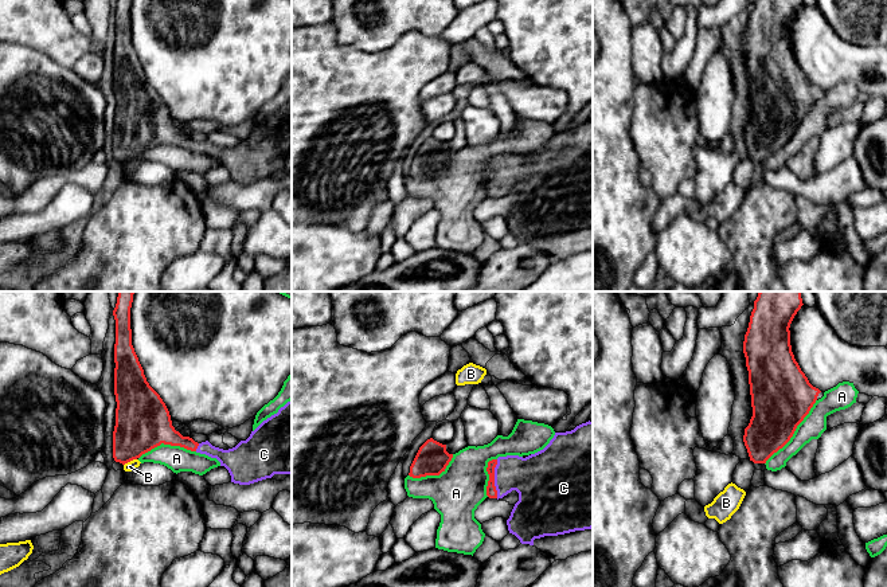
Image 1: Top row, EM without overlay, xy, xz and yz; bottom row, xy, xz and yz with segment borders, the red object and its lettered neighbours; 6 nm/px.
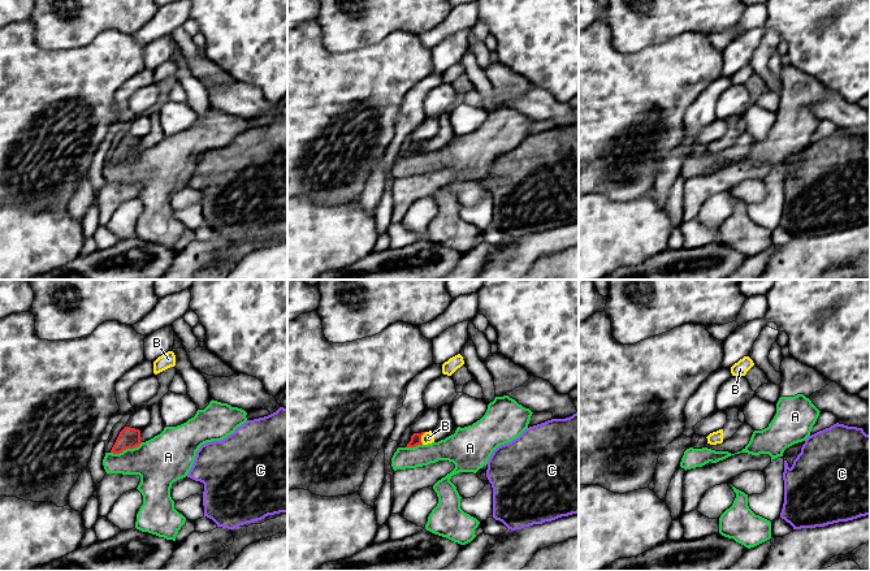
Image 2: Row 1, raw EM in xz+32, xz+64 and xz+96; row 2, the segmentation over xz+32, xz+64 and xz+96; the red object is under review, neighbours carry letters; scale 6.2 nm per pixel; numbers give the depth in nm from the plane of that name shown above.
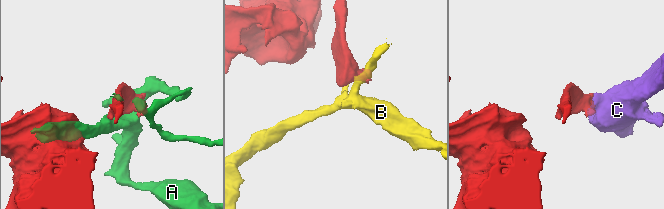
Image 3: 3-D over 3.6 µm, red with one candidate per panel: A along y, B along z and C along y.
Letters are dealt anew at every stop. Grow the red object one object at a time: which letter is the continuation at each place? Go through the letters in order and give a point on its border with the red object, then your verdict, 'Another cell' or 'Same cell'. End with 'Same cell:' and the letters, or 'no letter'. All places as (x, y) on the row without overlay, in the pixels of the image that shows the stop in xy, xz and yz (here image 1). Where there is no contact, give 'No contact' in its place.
A: Touches red at yz (793, 132). Another cell
B: Touches red at xy (129, 160). Another cell
C: Touches red at xz (493, 177). Same cell
Same cell: C

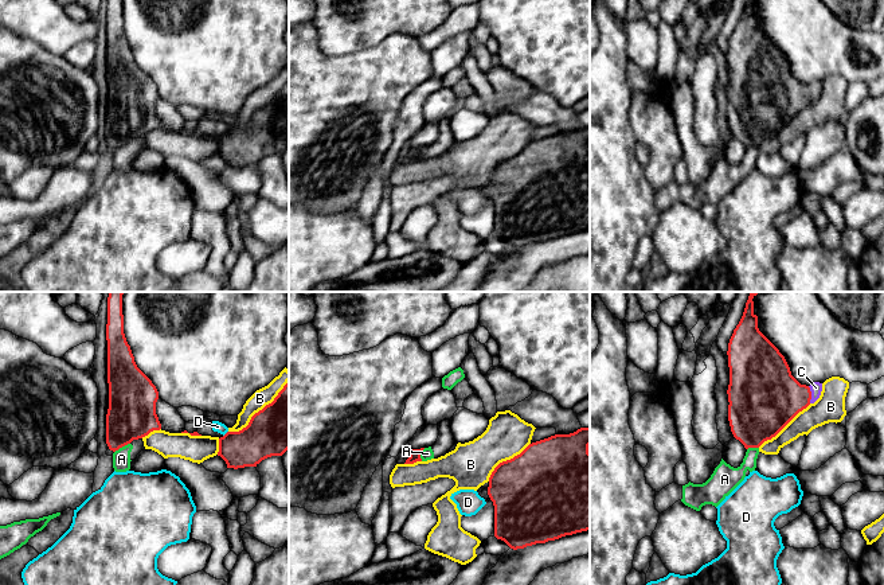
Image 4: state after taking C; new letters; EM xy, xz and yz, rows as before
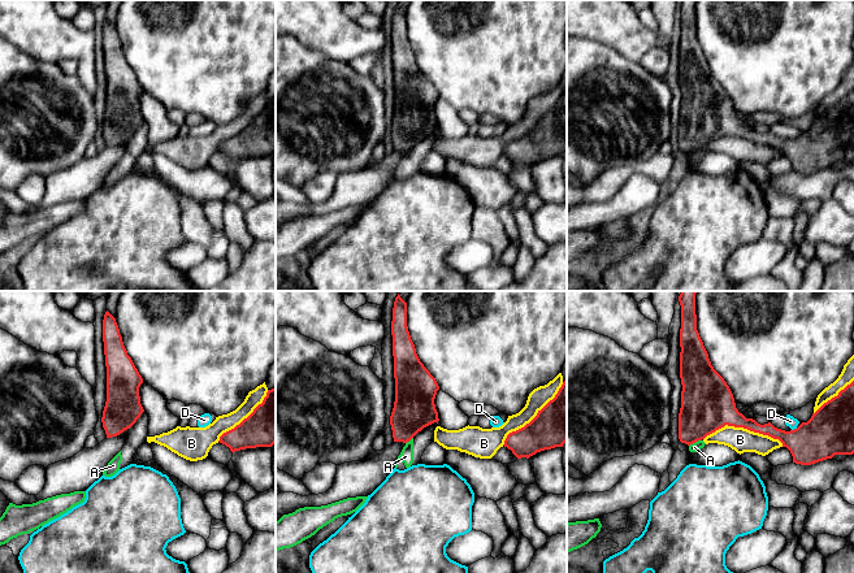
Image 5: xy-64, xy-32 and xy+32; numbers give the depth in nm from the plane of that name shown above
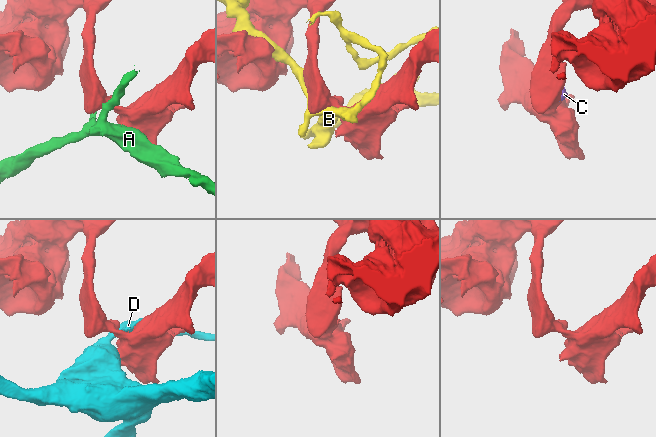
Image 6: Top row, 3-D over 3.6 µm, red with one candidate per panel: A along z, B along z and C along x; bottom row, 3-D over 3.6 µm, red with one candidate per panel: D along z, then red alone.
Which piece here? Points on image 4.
A: Touches red at xy (121, 145). Another cell
B: Touches red at xy (259, 109). Another cell
C: Touches red at yz (810, 93). Same cell
D: Touches red at xy (226, 132). Another cell
Same cell: C

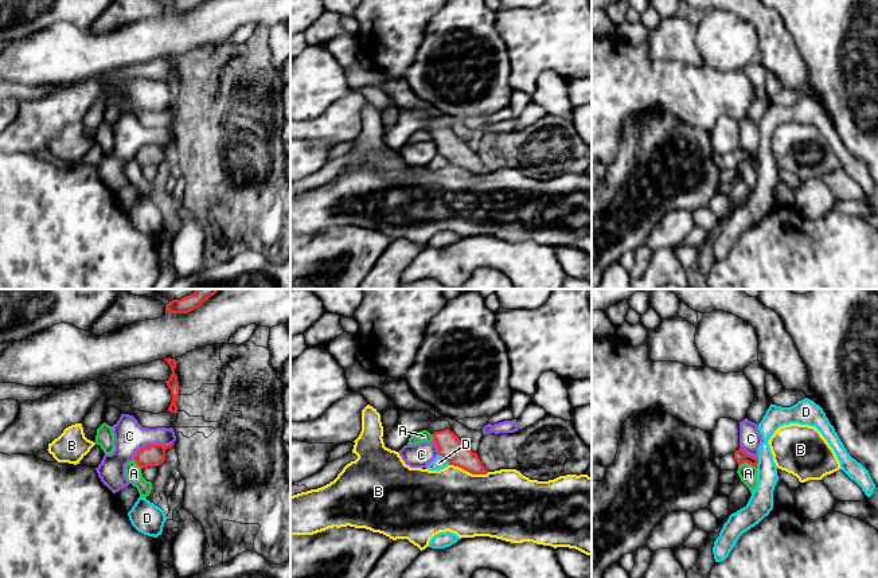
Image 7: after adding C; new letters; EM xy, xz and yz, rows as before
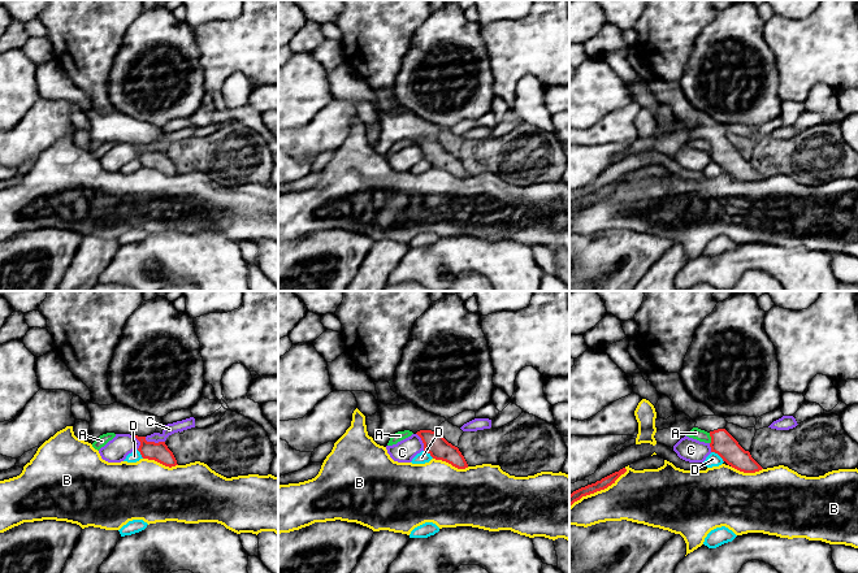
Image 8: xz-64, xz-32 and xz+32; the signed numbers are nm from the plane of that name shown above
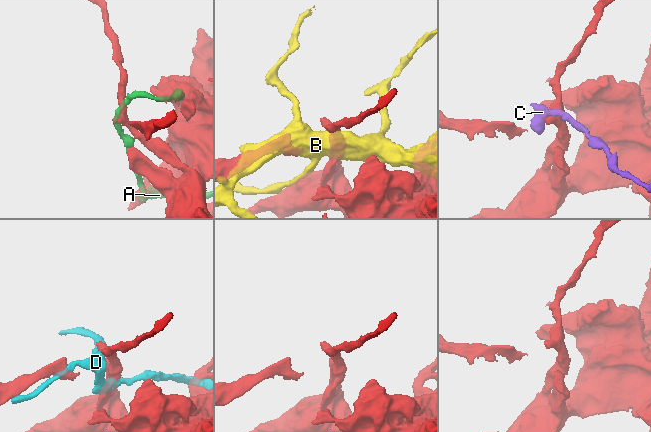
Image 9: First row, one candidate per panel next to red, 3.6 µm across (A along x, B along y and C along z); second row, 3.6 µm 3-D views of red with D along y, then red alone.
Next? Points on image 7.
A: Touches red at yz (746, 160). Another cell
B: Touches red at xz (469, 171). Another cell
C: Touches red at xy (151, 144). Another cell
D: Touches red at xz (444, 156). Another cell
Same cell: no letter

